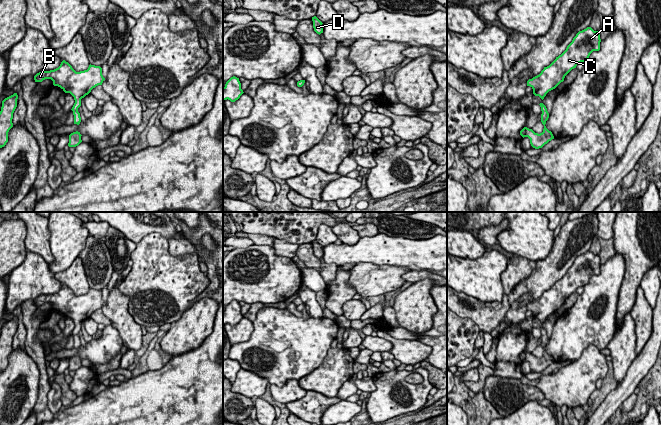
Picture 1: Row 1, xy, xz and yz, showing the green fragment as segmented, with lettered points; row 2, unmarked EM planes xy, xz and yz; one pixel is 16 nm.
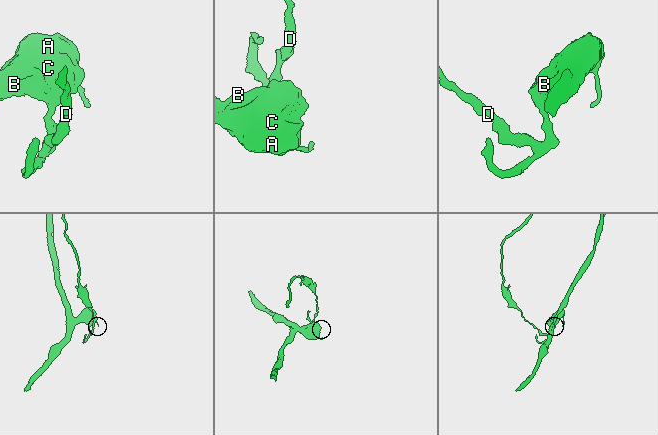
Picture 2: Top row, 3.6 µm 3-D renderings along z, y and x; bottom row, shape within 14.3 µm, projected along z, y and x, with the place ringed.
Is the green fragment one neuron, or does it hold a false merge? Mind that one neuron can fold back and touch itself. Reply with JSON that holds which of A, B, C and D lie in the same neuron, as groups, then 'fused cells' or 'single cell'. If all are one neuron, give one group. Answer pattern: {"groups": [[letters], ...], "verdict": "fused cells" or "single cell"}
{"groups": [["A", "B", "C"], ["D"]], "verdict": "fused cells"}

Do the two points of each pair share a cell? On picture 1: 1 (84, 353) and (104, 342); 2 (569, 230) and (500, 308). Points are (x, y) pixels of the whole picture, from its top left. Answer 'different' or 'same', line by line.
1: same
2: same

